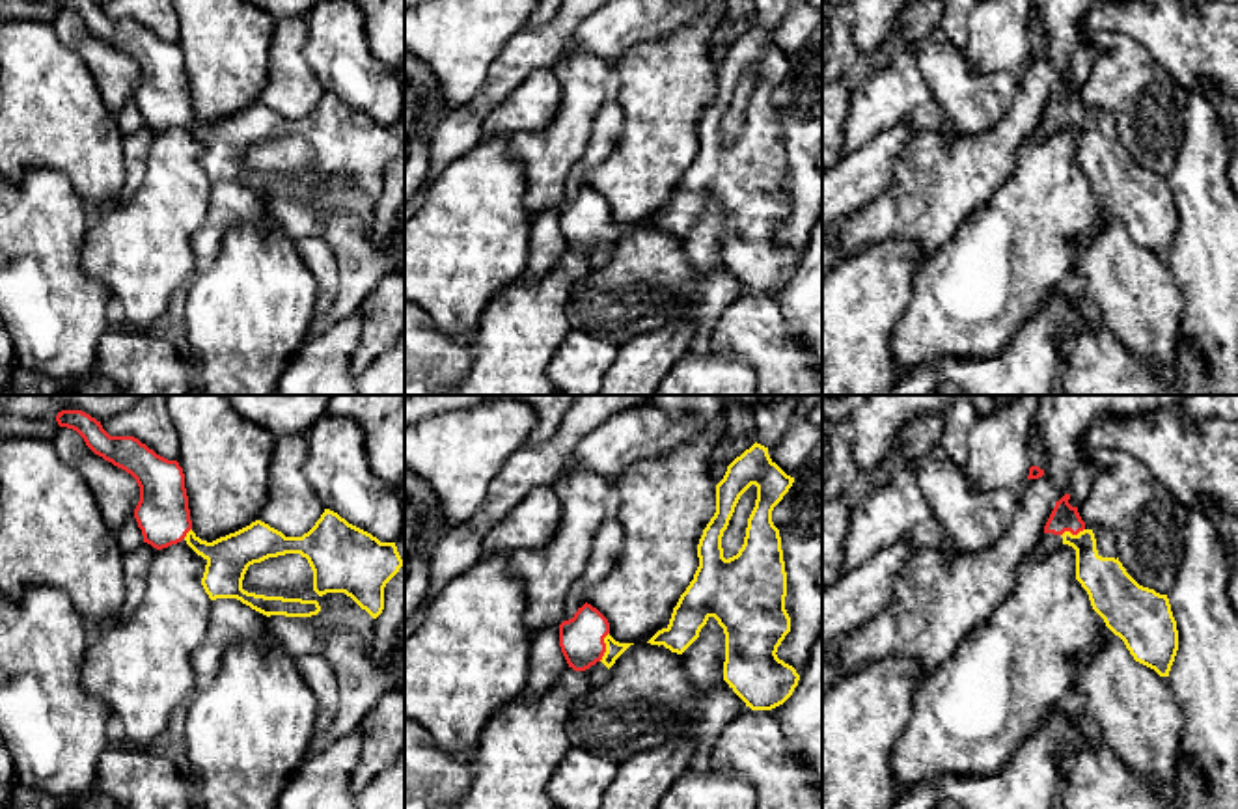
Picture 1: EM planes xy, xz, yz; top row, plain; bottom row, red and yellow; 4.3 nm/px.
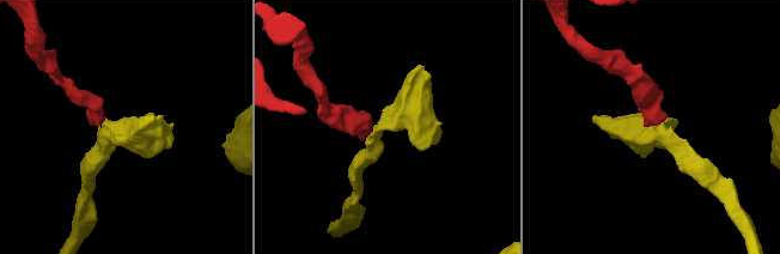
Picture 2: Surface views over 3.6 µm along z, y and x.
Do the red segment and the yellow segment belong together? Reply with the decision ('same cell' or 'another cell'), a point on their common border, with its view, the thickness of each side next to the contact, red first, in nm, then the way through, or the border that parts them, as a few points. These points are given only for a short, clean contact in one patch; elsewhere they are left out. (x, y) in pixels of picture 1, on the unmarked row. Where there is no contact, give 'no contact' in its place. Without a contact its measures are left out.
same cell; meets red in xz at (605, 230); 190 nm thick on the red side, 80 nm on the other; runs through xz (582, 226), (605, 230), (614, 232)

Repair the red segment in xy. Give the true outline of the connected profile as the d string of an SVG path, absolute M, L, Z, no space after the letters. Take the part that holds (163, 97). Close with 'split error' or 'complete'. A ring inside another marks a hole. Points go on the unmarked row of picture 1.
M95 0L56 4L76 13L95 37L136 62L140 84L134 101L144 125L162 132L185 121L207 144L201 168L211 183L237 181L267 199L317 198L321 194L317 183L265 179L242 171L250 147L300 136L313 153L313 173L319 179L345 175L373 201L382 196L384 170L405 147L395 125L380 125L330 91L324 91L302 119L285 119L255 103L213 125L201 123L192 114L185 56L177 43L157 37L134 19L110 19Z; split error

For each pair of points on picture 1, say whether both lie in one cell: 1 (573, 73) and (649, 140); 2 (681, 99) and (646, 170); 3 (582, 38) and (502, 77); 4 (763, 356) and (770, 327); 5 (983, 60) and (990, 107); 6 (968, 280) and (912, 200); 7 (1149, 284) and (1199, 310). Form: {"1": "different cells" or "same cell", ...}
{"1": "different cells", "2": "same cell", "3": "different cells", "4": "same cell", "5": "different cells", "6": "different cells", "7": "different cells"}

